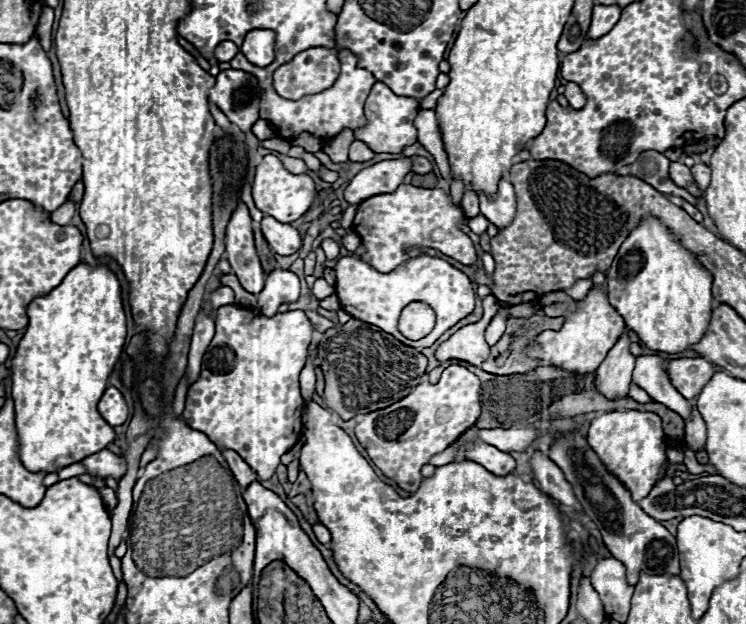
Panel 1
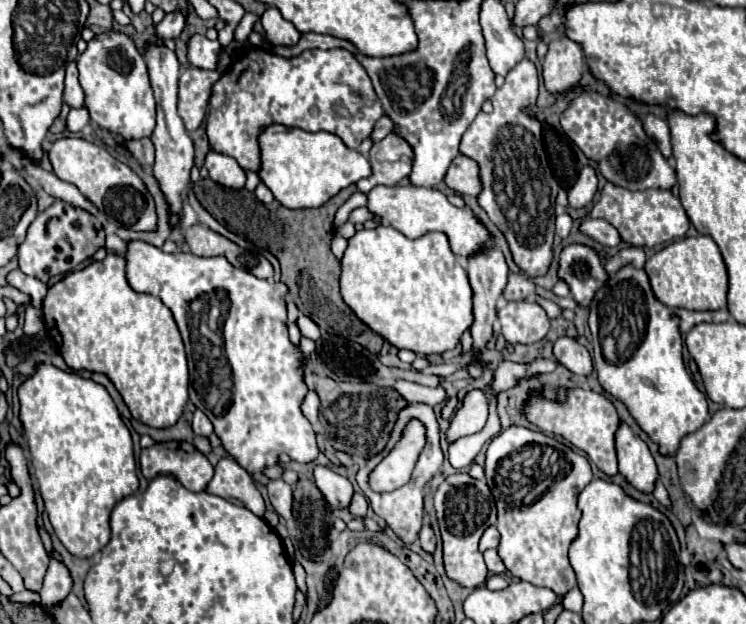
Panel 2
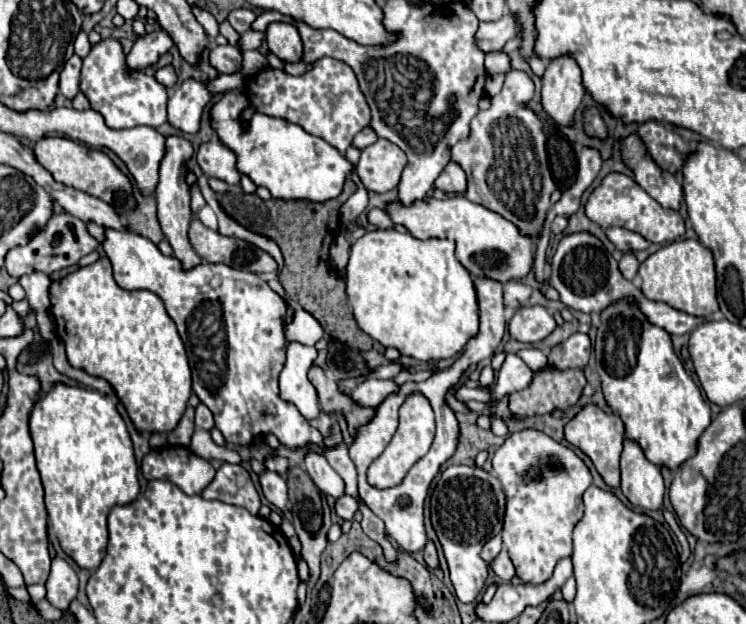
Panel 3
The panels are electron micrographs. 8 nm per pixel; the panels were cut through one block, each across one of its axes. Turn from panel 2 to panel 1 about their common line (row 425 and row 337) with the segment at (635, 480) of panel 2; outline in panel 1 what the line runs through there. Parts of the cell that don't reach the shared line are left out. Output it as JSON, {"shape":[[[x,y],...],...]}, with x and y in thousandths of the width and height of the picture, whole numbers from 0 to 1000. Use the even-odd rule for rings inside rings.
{"shape":[[[836,532],[823,551],[823,558],[815,564],[812,577],[799,593],[799,625],[815,641],[842,635],[850,580],[853,571],[845,567],[845,545]]]}

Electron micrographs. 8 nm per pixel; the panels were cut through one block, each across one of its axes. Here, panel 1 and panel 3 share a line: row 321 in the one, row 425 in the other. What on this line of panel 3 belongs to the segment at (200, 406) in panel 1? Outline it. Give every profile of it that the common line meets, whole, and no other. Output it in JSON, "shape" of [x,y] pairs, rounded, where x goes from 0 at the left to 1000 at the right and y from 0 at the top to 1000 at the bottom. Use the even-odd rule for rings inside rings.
{"shape":[[[142,365],[142,369],[139,369],[139,385],[137,385],[134,391],[137,391],[137,397],[139,397],[145,417],[153,423],[150,436],[153,436],[153,449],[155,449],[155,455],[158,455],[161,462],[166,462],[166,465],[201,465],[201,468],[206,468],[209,474],[214,474],[214,478],[220,481],[223,497],[225,497],[228,510],[233,513],[233,519],[239,522],[239,535],[241,535],[241,542],[244,542],[244,548],[247,548],[247,554],[249,554],[249,564],[252,564],[252,577],[255,577],[255,590],[257,590],[257,612],[260,612],[260,615],[257,615],[257,625],[265,631],[268,644],[276,647],[276,651],[284,657],[287,673],[290,673],[290,686],[300,696],[300,702],[303,702],[306,712],[311,712],[311,715],[332,715],[338,702],[359,699],[362,692],[367,692],[367,696],[373,699],[373,705],[378,705],[378,708],[386,712],[386,715],[413,715],[413,712],[426,712],[426,715],[429,715],[429,712],[432,712],[432,696],[410,676],[410,670],[397,657],[394,647],[381,644],[381,641],[373,635],[373,599],[375,599],[375,593],[378,593],[378,587],[381,587],[381,577],[383,577],[381,510],[383,510],[383,490],[386,490],[386,487],[381,484],[381,478],[378,478],[375,471],[370,471],[370,468],[357,455],[354,446],[349,446],[346,439],[338,439],[338,436],[314,433],[314,429],[308,429],[308,426],[303,426],[303,423],[268,423],[268,426],[263,426],[260,433],[252,433],[252,436],[249,436],[249,433],[244,433],[241,420],[239,420],[233,410],[220,410],[220,407],[209,397],[209,391],[204,391],[201,385],[193,385],[193,378],[174,375],[174,372],[158,372],[158,369],[150,369],[150,365]]]}

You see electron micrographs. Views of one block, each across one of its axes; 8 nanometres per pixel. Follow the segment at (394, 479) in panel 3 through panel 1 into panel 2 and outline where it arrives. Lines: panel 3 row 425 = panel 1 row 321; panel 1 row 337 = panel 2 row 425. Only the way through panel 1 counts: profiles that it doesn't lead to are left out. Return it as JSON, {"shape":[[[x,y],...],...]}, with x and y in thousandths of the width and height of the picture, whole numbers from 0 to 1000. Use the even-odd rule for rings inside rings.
{"shape":[[[552,670],[539,689],[536,708],[523,721],[523,728],[499,753],[493,772],[504,788],[523,788],[536,782],[555,753],[563,721],[571,715],[571,689],[560,670]]]}

